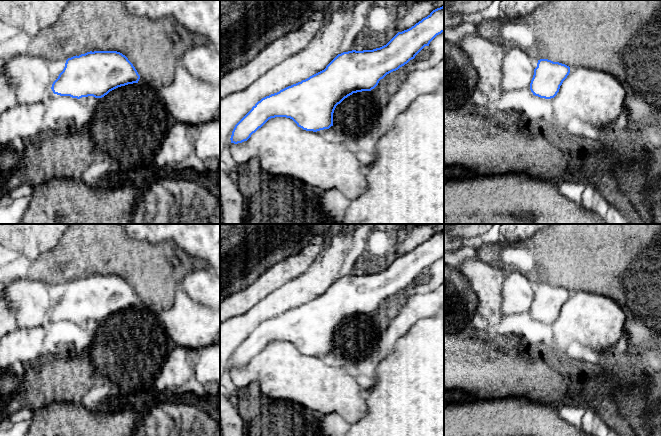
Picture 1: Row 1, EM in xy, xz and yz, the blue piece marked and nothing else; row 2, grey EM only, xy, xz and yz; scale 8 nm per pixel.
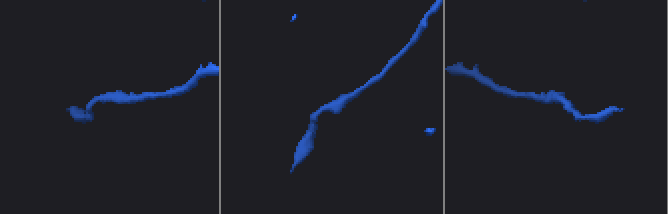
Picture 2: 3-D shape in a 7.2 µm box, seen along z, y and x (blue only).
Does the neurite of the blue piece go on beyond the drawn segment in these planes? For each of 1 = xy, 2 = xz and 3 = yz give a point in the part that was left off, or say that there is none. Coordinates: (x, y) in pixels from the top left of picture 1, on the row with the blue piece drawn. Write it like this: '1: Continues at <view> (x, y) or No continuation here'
1: No continuation here
2: No continuation here
3: No continuation here

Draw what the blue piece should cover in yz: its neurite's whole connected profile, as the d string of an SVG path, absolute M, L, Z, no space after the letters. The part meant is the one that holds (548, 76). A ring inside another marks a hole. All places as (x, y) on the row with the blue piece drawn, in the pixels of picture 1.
M540 59L534 69L530 90L533 95L540 98L554 98L569 73L570 67L565 64Z

